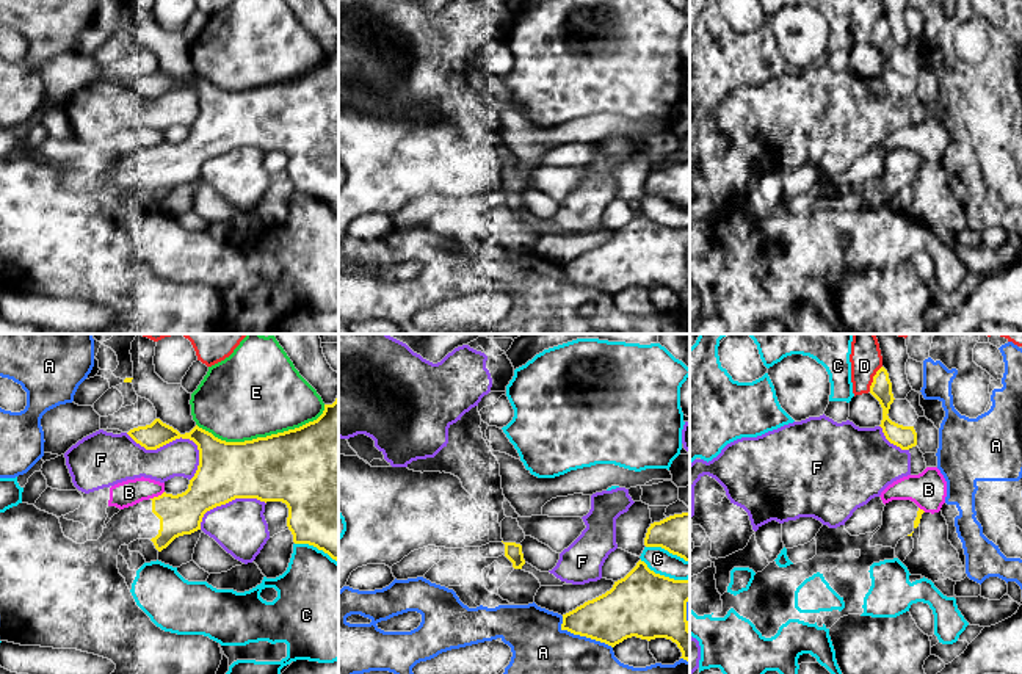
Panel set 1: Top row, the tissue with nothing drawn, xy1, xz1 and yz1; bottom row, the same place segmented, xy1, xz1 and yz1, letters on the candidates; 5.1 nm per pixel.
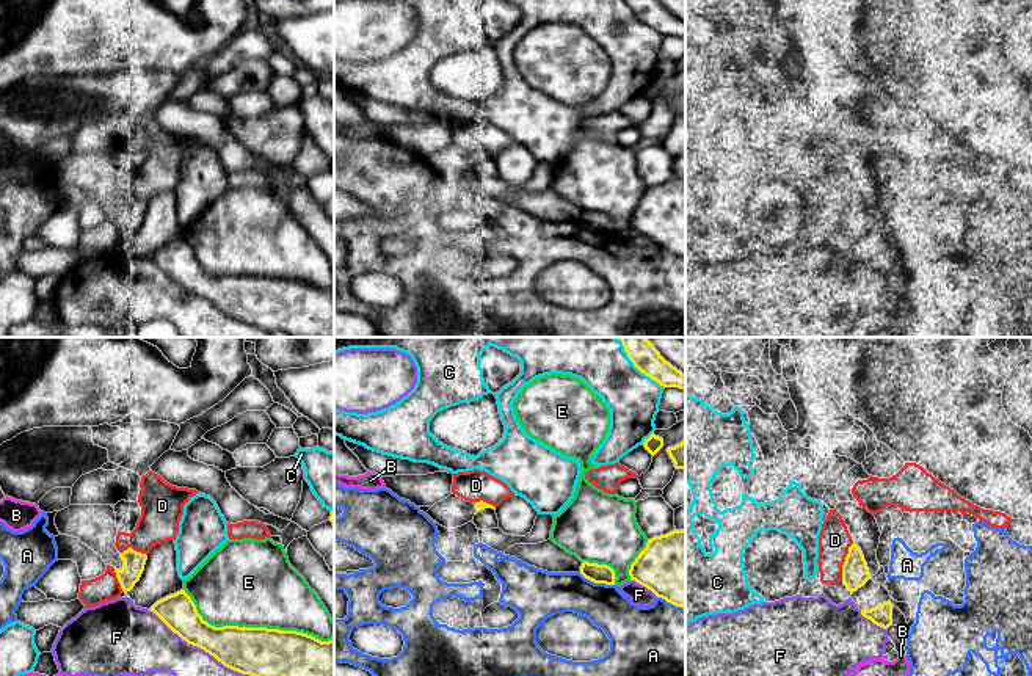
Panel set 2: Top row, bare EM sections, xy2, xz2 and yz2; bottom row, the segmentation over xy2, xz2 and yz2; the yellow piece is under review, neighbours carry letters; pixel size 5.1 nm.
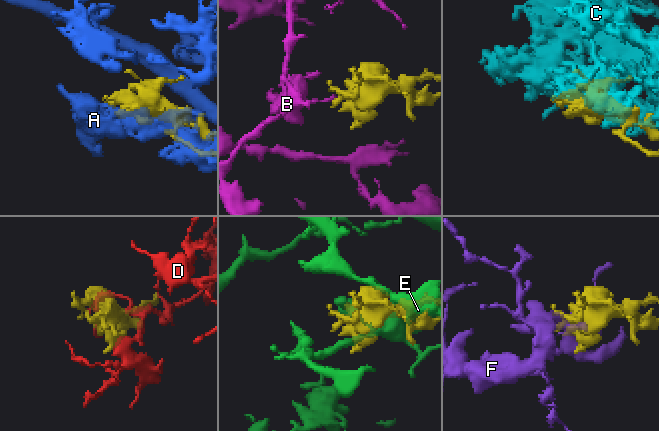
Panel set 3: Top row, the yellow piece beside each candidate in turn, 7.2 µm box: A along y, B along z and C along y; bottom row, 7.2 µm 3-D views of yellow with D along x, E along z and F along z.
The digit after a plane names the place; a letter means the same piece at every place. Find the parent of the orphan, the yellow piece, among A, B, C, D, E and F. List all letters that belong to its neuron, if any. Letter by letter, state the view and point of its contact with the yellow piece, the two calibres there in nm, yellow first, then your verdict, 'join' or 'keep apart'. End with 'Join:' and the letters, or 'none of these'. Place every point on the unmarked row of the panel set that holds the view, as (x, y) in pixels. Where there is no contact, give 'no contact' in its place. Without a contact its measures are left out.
A: meets yellow in xz1 at (582, 284); 260 nm thick on the yellow side, 440 nm on the other; keep apart
B: meets yellow in xy1 at (159, 144); 220 nm thick on the yellow side, 130 nm on the other; keep apart
C: meets yellow in xz1 at (663, 224); 340 nm thick on the yellow side, 130 nm on the other; keep apart
D: meets yellow in yz2 at (844, 210); 140 nm thick on the yellow side, 160 nm on the other; keep apart
E: meets yellow in xy2 at (253, 276); 280 nm thick on the yellow side, 460 nm on the other; keep apart
F: meets yellow in xy2 at (209, 301); 260 nm thick on the yellow side, 280 nm on the other; keep apart
Join: none of these

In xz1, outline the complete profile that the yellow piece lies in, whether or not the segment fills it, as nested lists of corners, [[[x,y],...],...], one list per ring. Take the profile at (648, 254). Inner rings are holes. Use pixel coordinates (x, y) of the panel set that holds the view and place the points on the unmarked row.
[[[640,208],[610,240],[563,263],[561,279],[611,296],[632,285],[666,287],[690,310],[688,249],[690,227],[655,223]]]

